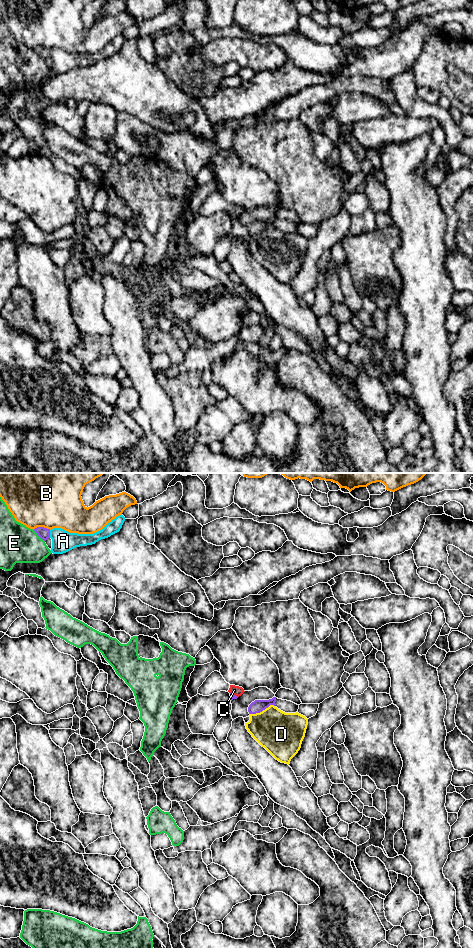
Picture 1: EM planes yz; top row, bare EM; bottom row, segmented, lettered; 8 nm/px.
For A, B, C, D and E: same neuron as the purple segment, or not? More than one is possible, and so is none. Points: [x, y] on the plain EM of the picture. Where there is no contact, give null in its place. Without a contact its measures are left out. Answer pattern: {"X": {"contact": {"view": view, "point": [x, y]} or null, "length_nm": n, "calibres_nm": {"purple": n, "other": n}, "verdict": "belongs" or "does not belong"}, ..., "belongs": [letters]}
{"A": {"contact": {"view": "yz", "point": [49, 54]}, "length_nm": 60, "calibres_nm": {"purple": 90, "other": 180}, "verdict": "does not belong"}, "B": {"contact": {"view": "yz", "point": [42, 47]}, "length_nm": 140, "calibres_nm": {"purple": 90, "other": 380}, "verdict": "does not belong"}, "C": {"contact": {"view": "yz", "point": [234, 215]}, "length_nm": 80, "calibres_nm": {"purple": 40, "other": 80}, "verdict": "does not belong"}, "D": {"contact": {"view": "yz", "point": [262, 230]}, "length_nm": 220, "calibres_nm": {"purple": 100, "other": 360}, "verdict": "does not belong"}, "E": {"contact": {"view": "yz", "point": [39, 56]}, "length_nm": 130, "calibres_nm": {"purple": 90, "other": 300}, "verdict": "does not belong"}, "belongs": []}

